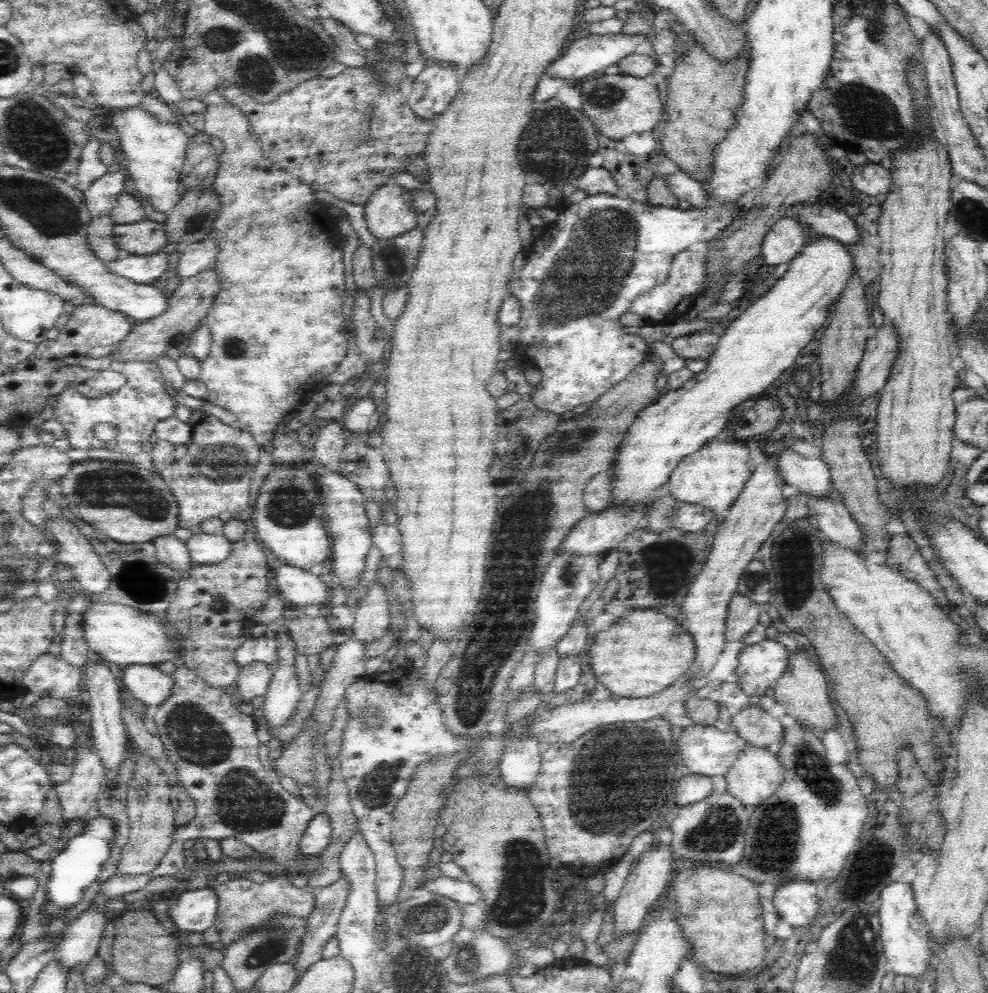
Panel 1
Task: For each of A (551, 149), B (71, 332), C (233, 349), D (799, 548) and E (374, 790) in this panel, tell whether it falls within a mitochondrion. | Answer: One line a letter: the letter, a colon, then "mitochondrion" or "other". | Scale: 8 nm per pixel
A: mitochondrion
B: other
C: mitochondrion
D: mitochondrion
E: mitochondrion

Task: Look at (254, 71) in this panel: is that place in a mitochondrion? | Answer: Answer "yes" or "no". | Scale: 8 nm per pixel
yes

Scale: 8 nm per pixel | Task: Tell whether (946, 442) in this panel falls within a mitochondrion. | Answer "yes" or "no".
no

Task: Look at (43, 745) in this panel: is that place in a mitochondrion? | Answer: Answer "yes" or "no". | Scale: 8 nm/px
no

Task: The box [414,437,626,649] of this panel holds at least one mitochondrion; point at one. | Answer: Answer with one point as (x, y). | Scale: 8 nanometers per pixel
(567, 573)

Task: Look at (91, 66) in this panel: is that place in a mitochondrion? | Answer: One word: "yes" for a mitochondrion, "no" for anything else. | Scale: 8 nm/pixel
no

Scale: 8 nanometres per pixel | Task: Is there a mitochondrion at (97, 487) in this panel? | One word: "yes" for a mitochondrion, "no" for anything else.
yes

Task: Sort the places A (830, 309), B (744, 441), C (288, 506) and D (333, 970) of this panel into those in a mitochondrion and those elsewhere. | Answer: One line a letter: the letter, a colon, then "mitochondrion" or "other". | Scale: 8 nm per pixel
A: other
B: other
C: mitochondrion
D: other

